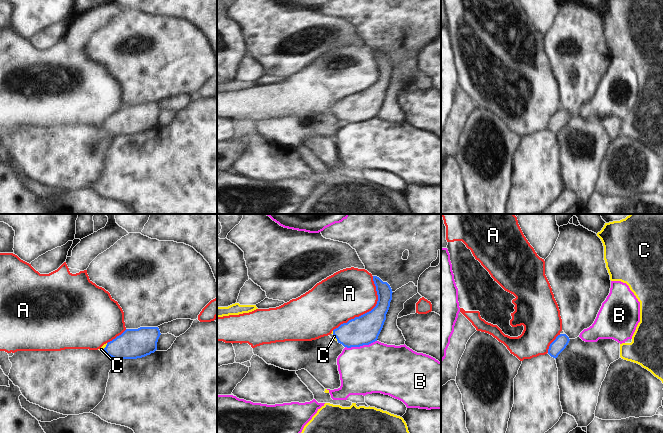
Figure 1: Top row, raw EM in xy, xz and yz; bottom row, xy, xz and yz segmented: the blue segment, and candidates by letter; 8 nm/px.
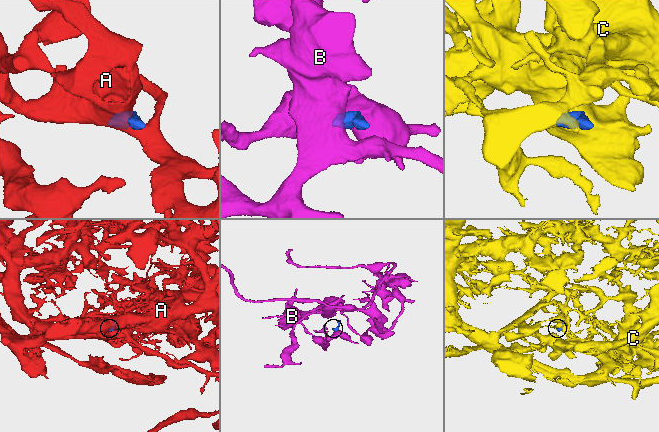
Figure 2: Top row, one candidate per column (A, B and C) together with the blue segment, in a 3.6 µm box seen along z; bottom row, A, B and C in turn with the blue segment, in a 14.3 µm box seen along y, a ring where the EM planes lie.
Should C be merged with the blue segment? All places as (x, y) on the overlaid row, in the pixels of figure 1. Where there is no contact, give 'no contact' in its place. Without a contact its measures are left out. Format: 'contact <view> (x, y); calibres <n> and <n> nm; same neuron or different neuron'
contact xy (104, 349); calibres 240 and 40 nm; same neuron

